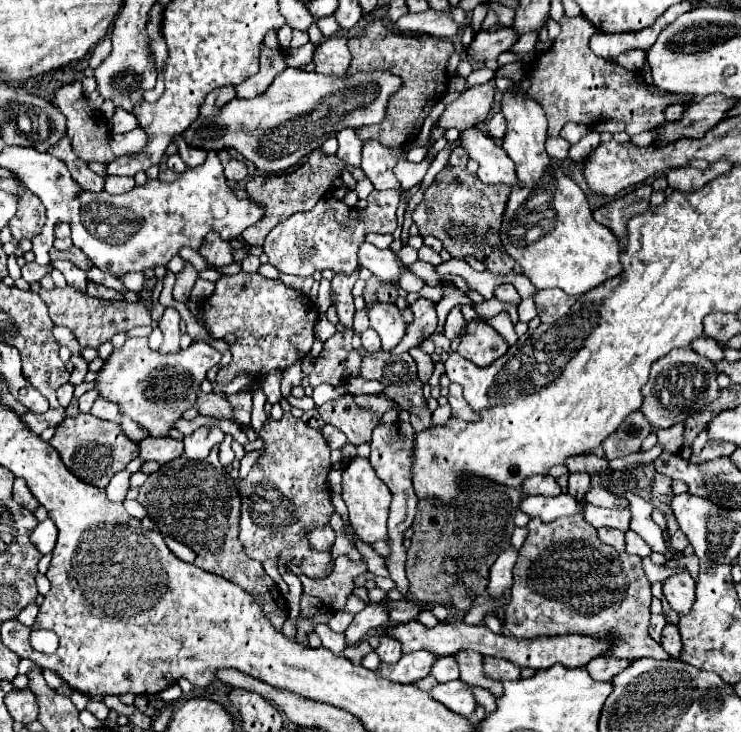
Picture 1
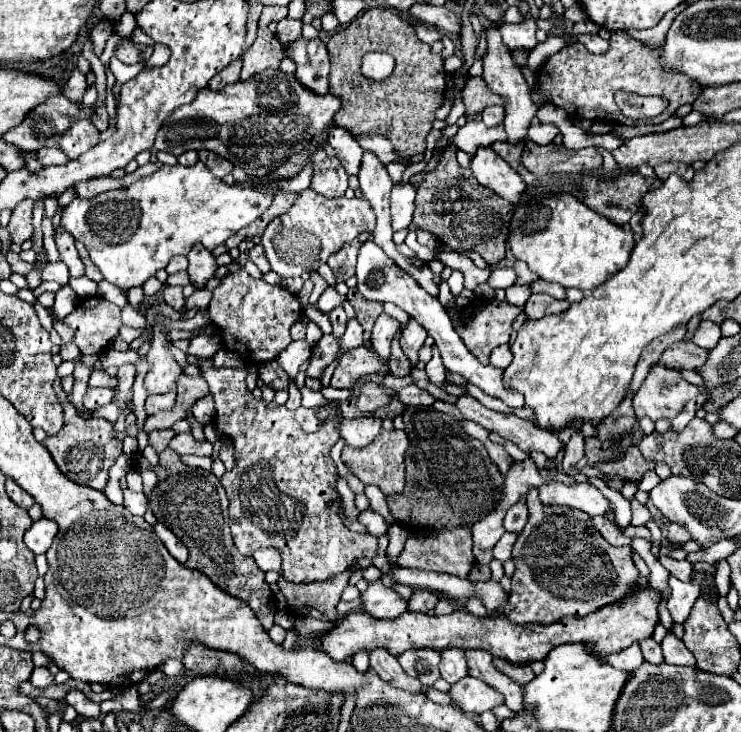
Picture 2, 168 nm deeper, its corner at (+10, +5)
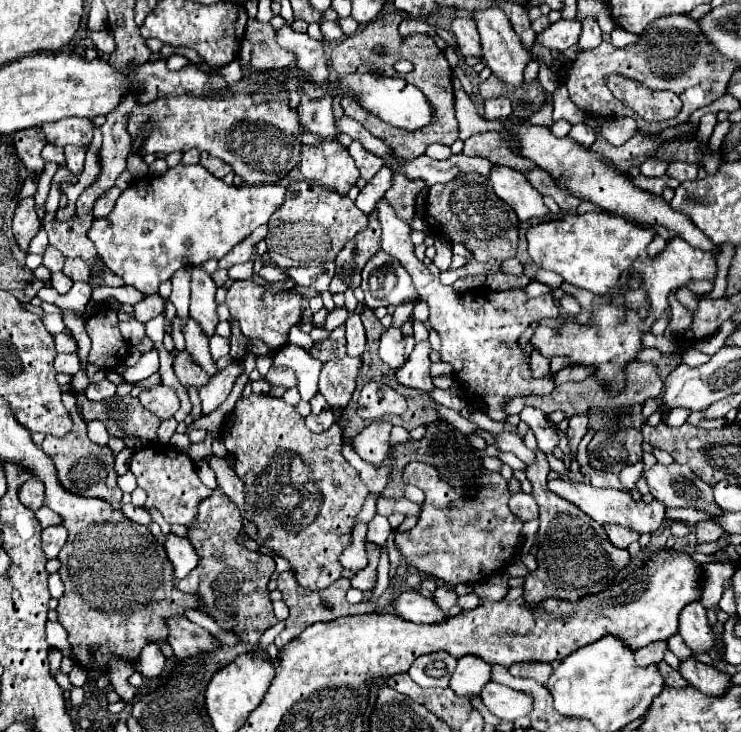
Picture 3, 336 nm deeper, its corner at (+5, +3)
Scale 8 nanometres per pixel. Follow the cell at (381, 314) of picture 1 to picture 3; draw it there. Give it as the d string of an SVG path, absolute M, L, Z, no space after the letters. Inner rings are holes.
M387 328L381 336L381 346L379 346L379 356L385 364L389 364L393 370L401 368L407 362L405 356L405 342L403 334L399 328Z

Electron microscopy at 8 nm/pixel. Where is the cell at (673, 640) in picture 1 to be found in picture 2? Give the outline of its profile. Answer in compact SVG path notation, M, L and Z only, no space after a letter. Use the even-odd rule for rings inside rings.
M666 632L662 640L662 650L664 650L664 662L668 664L684 664L684 666L694 666L694 656L692 652L684 646L682 640L678 640L672 632Z

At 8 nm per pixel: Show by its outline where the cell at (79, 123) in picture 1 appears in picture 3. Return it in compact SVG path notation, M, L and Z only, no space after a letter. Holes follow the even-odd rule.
M65 146L65 162L67 162L67 168L73 174L81 174L83 162L85 162L85 150L83 148L73 148L73 146Z

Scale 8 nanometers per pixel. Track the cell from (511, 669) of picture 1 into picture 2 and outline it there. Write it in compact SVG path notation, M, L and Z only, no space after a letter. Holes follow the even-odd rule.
M494 658L492 662L494 662L494 666L496 666L502 674L506 674L508 678L512 678L512 680L518 682L518 684L530 682L530 680L534 678L530 666L516 666L516 664L512 664L512 662L508 662L508 660L502 660L502 658Z

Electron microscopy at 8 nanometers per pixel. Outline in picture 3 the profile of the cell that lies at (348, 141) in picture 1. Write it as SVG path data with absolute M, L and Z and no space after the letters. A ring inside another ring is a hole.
M353 142L353 144L349 146L349 154L353 156L353 160L355 160L355 164L357 164L359 172L361 172L361 178L365 178L365 180L371 180L371 178L383 168L383 164L385 164L383 158L375 156L375 154L371 154L371 152L367 152L367 150L365 150L361 144L357 144L357 142Z

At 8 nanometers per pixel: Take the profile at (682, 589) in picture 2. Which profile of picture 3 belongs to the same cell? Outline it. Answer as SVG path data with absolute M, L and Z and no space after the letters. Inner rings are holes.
M701 602L685 606L679 616L679 634L693 654L709 654L713 650L721 650L721 654L725 654L725 646L715 640L715 634L707 622L707 610L701 606Z

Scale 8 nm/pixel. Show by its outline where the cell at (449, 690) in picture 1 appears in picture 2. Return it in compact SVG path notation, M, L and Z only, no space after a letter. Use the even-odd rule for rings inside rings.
M464 676L460 682L452 684L448 694L450 694L452 702L468 714L484 712L484 710L490 710L490 708L502 704L502 698L500 698L500 694L496 694L496 690L492 690L488 684L472 678L472 676Z

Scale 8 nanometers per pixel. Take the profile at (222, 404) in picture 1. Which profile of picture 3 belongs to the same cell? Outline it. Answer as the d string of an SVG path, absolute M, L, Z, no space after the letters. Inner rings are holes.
M183 350L183 352L179 352L179 354L175 356L175 374L177 374L179 382L181 382L185 388L187 388L187 386L197 386L197 388L201 388L203 384L209 382L209 376L203 372L201 366L197 366L197 364L193 362L193 358L189 356L187 350Z

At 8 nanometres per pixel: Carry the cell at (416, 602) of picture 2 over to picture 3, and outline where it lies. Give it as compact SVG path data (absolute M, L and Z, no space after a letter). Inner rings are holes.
M441 586L441 588L437 588L433 600L435 600L435 604L441 606L443 610L449 610L451 606L457 604L457 594L455 594L455 590L453 590L451 586Z

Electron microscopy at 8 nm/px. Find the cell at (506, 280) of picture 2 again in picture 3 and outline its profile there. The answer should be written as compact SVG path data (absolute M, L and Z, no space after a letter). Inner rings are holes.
M541 269L539 272L537 272L537 276L535 276L534 280L548 284L553 289L558 288L564 281L560 275L544 269Z

